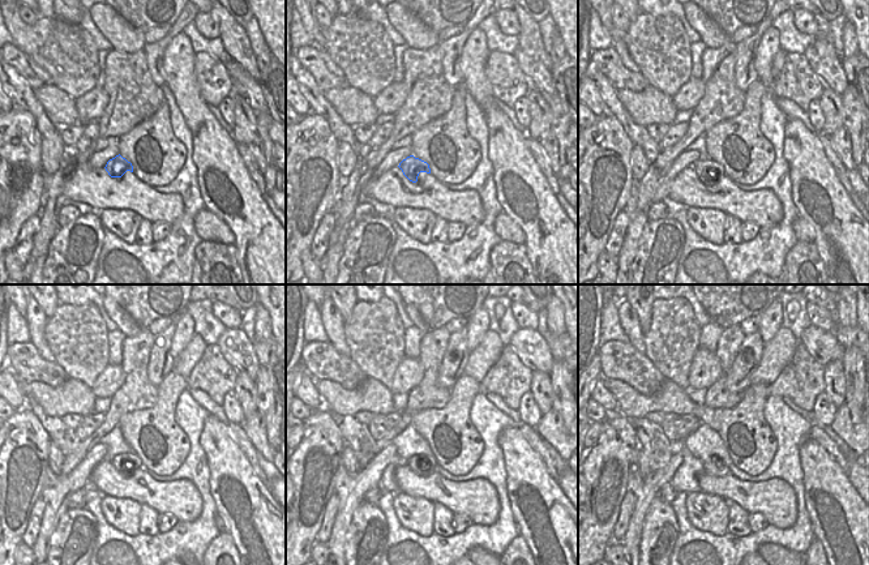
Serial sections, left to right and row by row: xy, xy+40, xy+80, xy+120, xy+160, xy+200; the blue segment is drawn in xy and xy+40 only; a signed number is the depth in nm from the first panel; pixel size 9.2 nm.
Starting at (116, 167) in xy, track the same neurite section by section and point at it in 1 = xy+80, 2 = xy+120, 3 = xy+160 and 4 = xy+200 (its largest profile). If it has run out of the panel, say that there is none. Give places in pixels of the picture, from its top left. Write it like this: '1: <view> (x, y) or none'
1: xy+80 (709, 171)
2: xy+120 (125, 463)
3: xy+160 (420, 465)
4: xy+200 (718, 469)

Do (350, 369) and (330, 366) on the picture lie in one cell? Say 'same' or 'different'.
same

